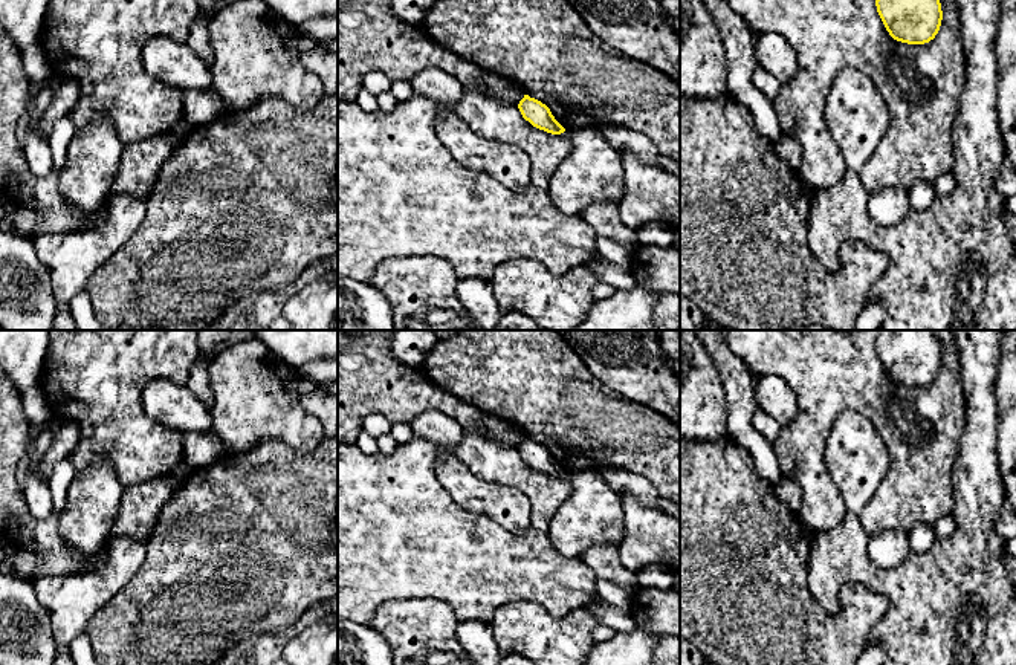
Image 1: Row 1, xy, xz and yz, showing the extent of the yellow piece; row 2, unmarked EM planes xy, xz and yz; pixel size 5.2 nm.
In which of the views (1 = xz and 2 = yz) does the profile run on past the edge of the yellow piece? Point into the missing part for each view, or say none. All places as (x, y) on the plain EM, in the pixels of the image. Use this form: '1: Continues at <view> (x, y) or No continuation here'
1: No continuation here
2: No continuation here

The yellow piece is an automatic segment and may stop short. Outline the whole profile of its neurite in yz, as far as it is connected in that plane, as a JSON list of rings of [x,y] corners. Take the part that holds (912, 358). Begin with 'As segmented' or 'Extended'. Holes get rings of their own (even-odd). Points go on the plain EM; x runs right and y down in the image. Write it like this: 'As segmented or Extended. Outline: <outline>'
As segmented. Outline: [[[882,330],[875,349],[886,373],[897,384],[924,387],[940,373],[943,353],[932,330]]]

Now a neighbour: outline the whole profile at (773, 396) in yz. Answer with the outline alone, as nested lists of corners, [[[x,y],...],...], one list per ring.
[[[753,375],[758,410],[772,416],[781,427],[798,413],[798,399],[788,384],[775,375]]]

